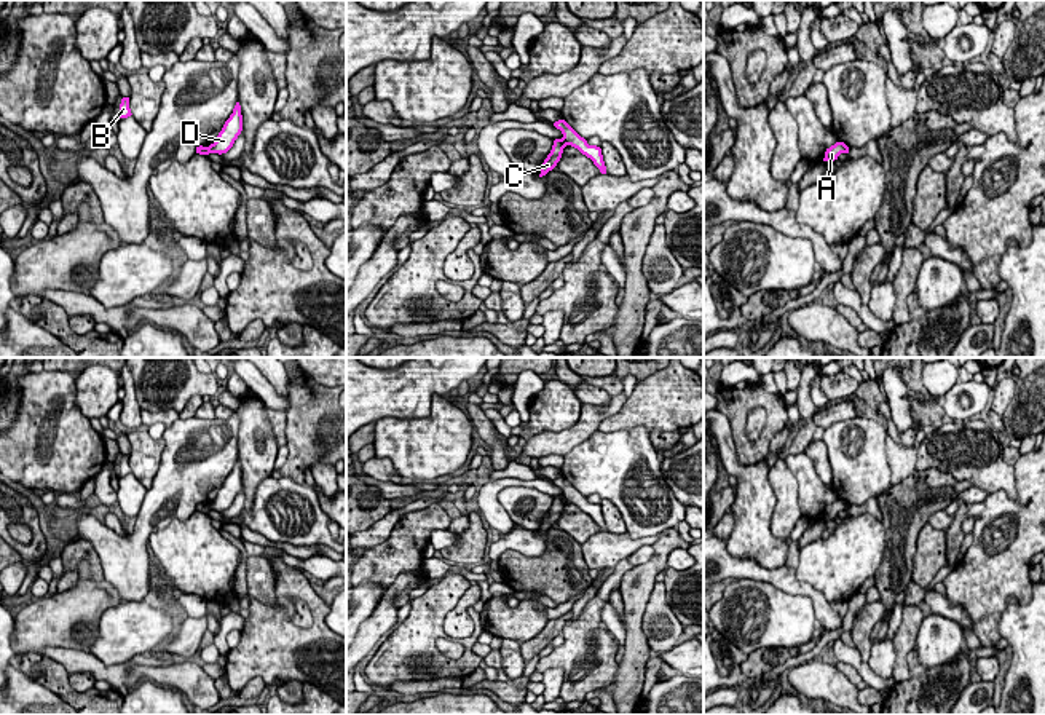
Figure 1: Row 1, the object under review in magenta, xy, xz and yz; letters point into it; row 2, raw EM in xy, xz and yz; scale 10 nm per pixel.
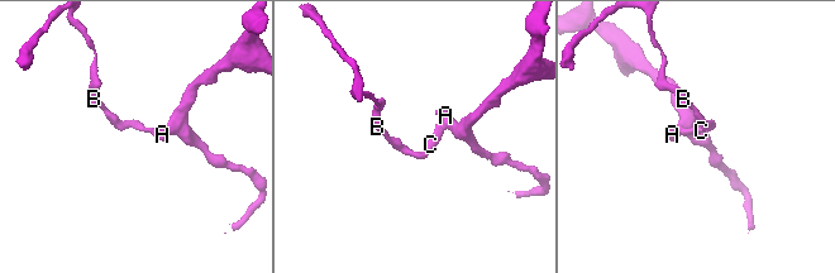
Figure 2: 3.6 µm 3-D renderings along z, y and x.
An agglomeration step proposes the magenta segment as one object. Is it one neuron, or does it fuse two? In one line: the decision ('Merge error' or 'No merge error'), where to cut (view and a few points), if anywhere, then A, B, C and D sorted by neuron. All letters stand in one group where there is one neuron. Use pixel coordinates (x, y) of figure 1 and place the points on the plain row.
Merge error. Split along xz (562, 495), (567, 501). Groups: A D / B C

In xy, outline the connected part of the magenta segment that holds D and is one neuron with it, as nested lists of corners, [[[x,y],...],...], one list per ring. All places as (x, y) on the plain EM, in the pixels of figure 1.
[[[236,460],[233,471],[225,479],[215,500],[209,503],[209,509],[219,512],[227,511],[233,504],[241,488],[243,488],[243,472],[241,472],[241,463],[239,460]]]

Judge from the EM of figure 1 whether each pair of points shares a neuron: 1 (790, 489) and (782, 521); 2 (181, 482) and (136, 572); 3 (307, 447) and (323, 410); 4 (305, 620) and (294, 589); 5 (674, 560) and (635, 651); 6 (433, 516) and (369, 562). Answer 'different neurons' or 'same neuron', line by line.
1: same neuron
2: same neuron
3: same neuron
4: different neurons
5: different neurons
6: same neuron

